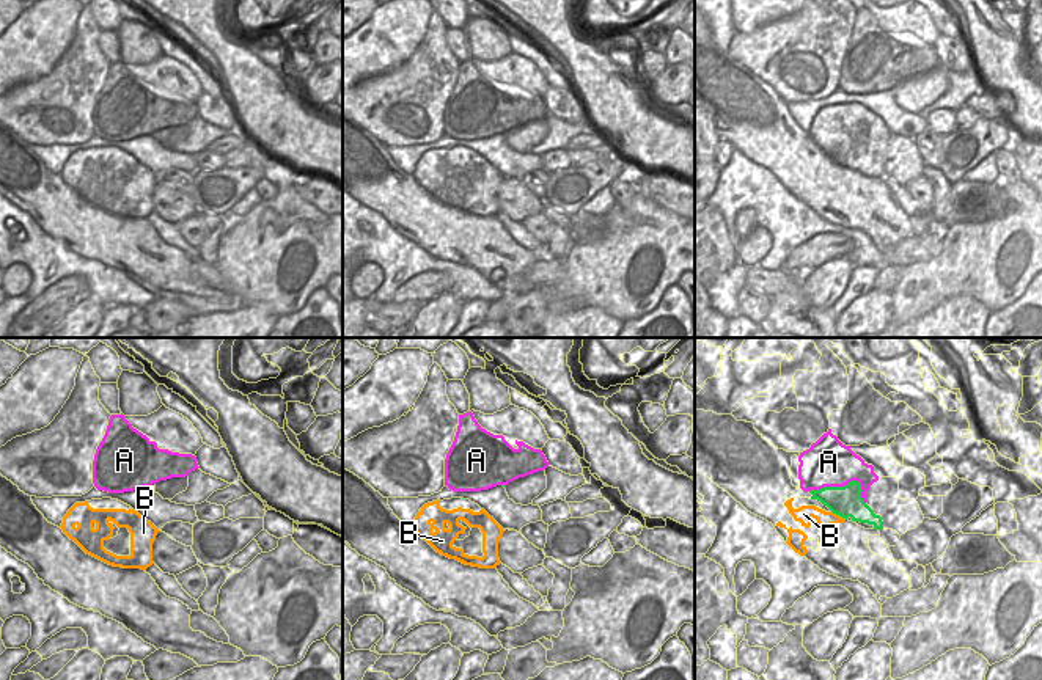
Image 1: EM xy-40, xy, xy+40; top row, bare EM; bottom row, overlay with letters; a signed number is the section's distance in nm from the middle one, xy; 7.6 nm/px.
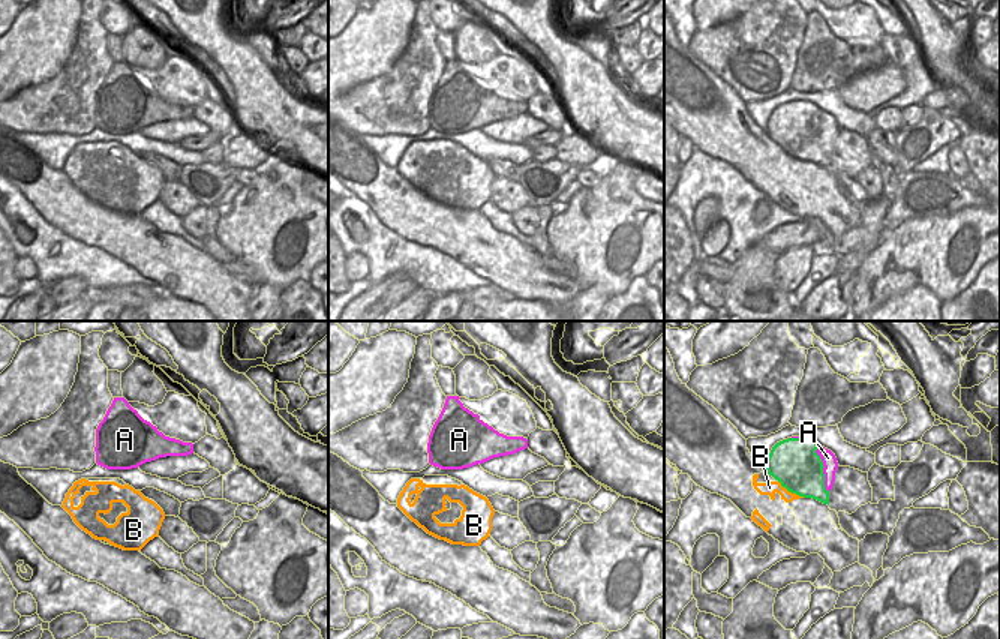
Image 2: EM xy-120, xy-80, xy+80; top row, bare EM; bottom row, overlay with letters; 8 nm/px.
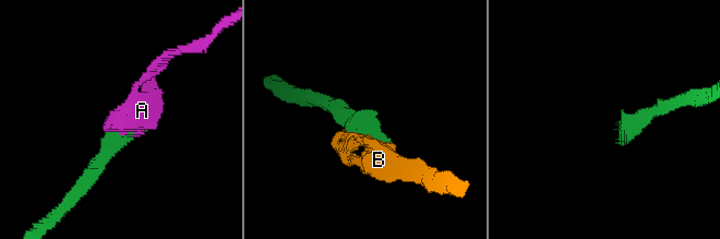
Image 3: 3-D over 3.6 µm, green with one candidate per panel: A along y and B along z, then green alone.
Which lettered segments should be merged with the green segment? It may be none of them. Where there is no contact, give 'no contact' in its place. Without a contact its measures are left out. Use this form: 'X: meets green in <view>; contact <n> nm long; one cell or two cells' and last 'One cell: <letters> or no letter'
A: meets green in xy+40; contact 460 nm long; two cells
B: meets green in xy+40; contact 140 nm long; one cell
One cell: B

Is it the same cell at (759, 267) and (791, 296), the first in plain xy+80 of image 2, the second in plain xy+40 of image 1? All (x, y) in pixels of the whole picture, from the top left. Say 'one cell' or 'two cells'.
one cell

